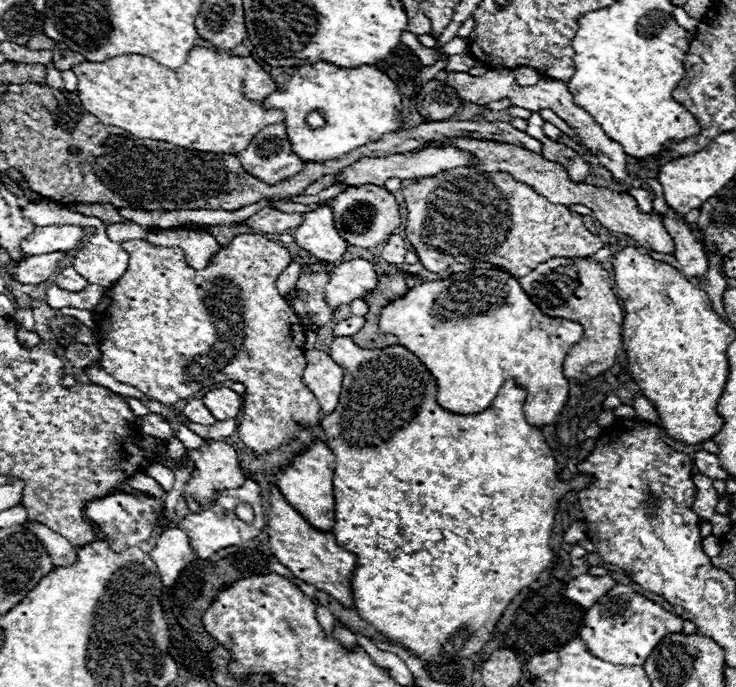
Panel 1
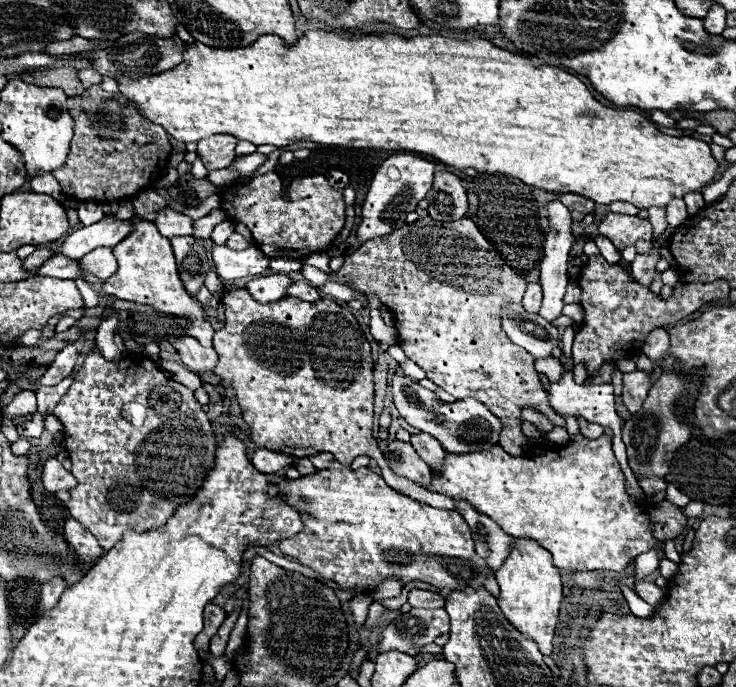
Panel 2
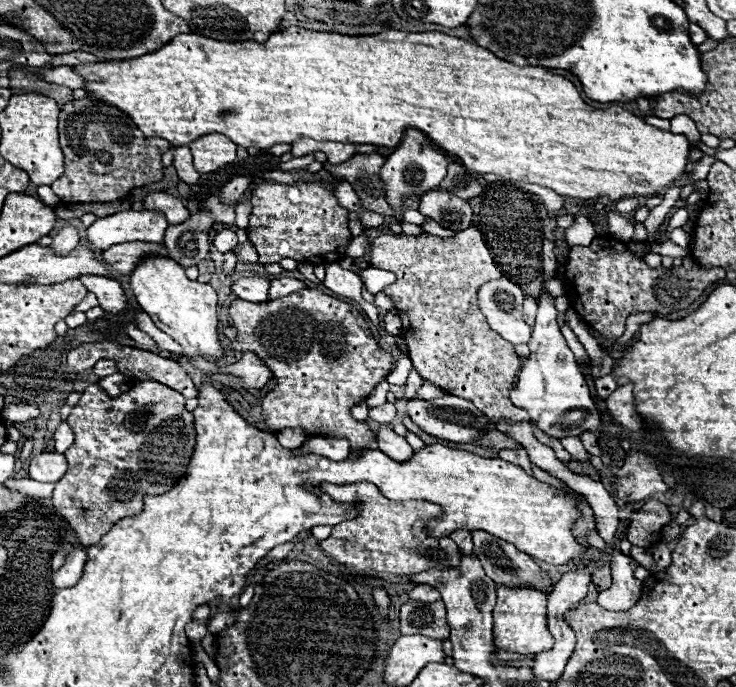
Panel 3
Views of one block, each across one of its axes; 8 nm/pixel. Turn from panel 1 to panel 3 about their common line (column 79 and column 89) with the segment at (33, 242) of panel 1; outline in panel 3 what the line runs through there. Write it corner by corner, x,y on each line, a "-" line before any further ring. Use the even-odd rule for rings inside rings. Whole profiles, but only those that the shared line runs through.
150,210
118,212
106,218
98,218
92,226
86,228
86,240
94,250
106,250
122,242
162,242
164,230
168,228
162,214

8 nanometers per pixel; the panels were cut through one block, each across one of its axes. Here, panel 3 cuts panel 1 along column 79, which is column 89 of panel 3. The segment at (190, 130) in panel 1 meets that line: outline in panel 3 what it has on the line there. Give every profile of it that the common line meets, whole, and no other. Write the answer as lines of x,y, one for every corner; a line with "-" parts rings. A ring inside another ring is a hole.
298,26
284,28
280,32
274,32
266,42
214,42
212,38
202,38
198,34
180,34
172,38
166,46
162,46
156,52
122,60
122,62
98,62
98,64
82,64
74,66
78,74
82,74
88,80
86,92
90,98
102,98
102,102
110,102
112,106
118,106
130,118
136,122
136,126
146,136
162,136
172,146
184,146
194,142
196,138
212,132
220,132
228,136
234,144
244,148
260,148
268,150
274,144
292,144
300,138
312,138
318,142
340,142
340,144
374,144
374,146
388,146
394,148
402,142
408,128
416,128
422,134
430,138
432,144
440,146
448,154
454,154
462,160
466,170
486,174
492,172
496,176
502,176
506,180
518,180
528,184
538,184
544,188
554,190
556,194
570,198
570,200
592,200
592,198
610,198
610,200
622,200
632,196
658,196
664,188
668,188
674,180
680,180
686,174
686,164
690,156
690,144
686,136
672,134
660,128
654,128
646,124
642,118
634,116
628,110
618,108
616,112
610,110
594,110
592,106
584,104
580,98
580,92
576,86
558,74
550,74
546,68
538,66
516,66
512,62
500,60
494,52
476,46
472,42
466,42
462,38
454,38
442,32
400,32
400,30
384,30
380,34
372,36
346,36
336,32
314,32

